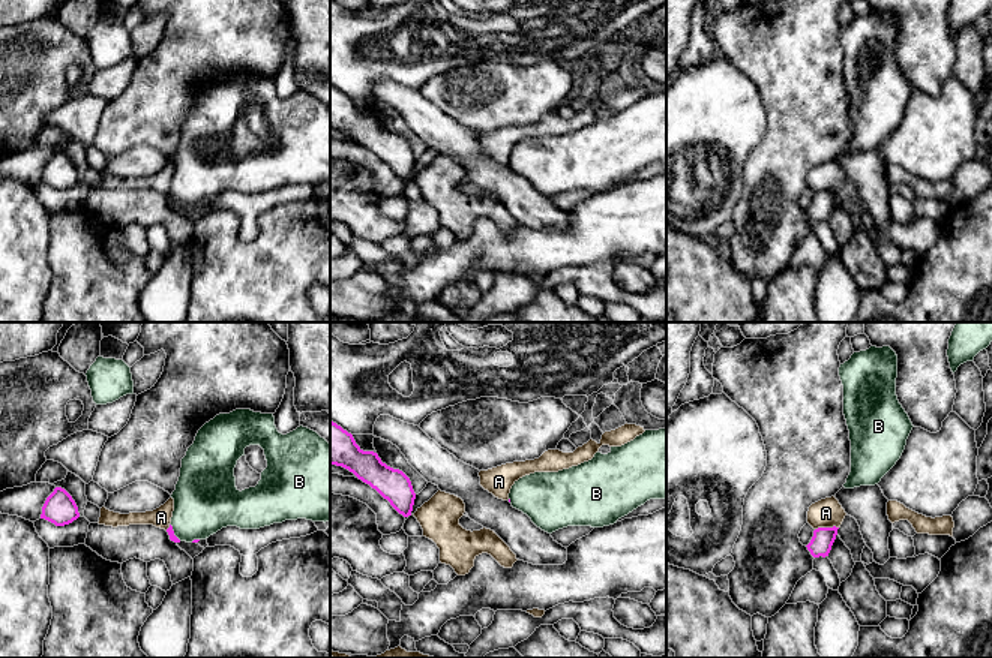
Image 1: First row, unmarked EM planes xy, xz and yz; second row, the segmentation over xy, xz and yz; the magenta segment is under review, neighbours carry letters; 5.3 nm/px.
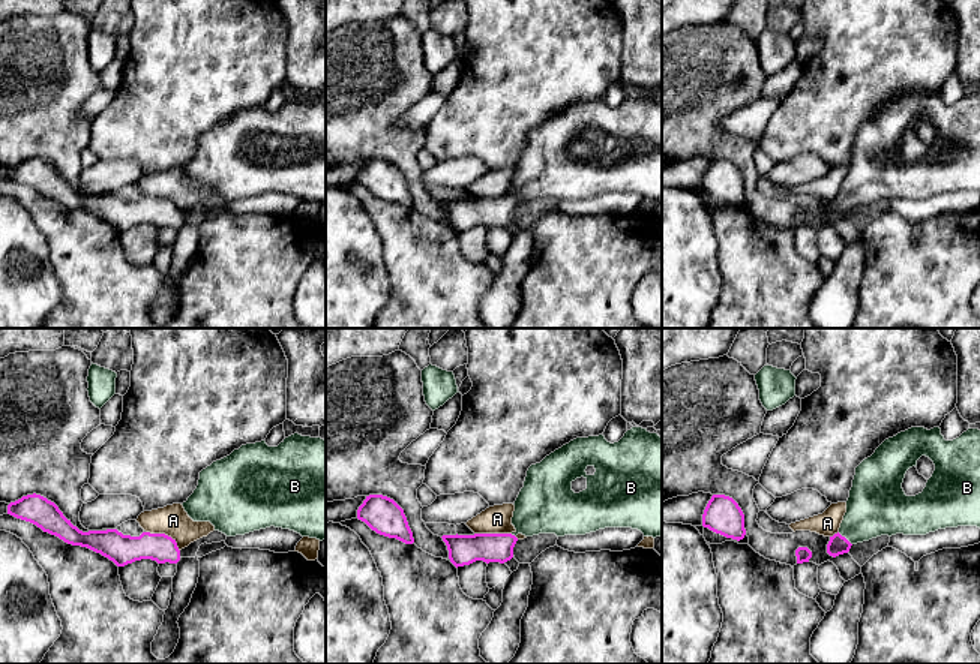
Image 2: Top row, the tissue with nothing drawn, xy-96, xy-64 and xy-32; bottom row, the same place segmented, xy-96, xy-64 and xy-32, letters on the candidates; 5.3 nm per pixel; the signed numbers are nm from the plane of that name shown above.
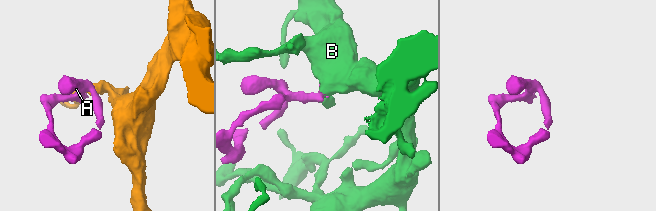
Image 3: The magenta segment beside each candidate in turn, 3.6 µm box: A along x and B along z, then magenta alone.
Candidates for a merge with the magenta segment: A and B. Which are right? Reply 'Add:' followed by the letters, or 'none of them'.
Add: B

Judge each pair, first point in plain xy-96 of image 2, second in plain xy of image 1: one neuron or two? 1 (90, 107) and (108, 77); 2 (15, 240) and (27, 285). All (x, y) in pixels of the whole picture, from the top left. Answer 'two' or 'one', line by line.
1: two
2: one

